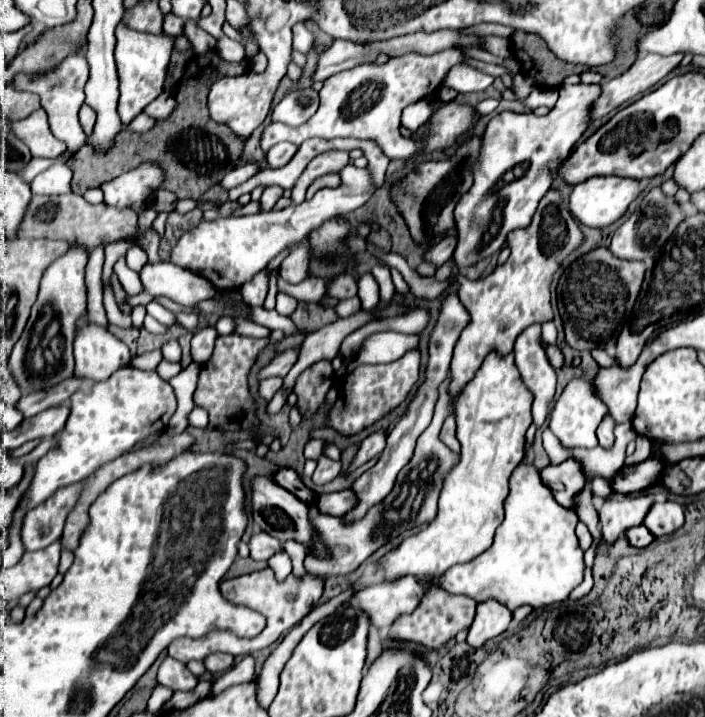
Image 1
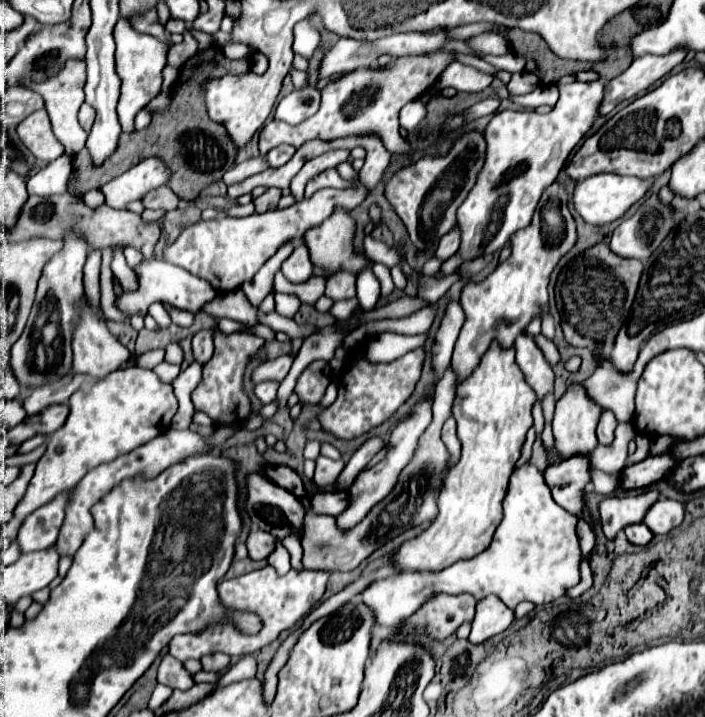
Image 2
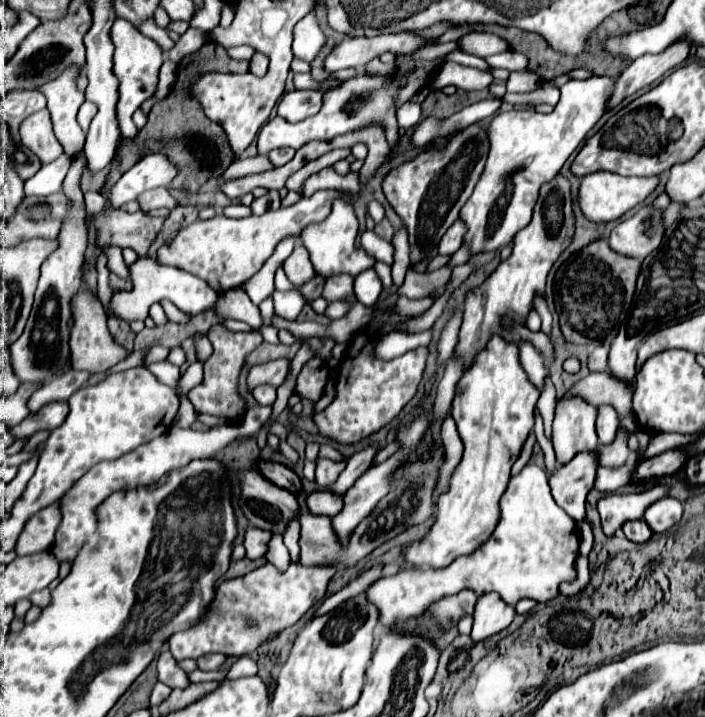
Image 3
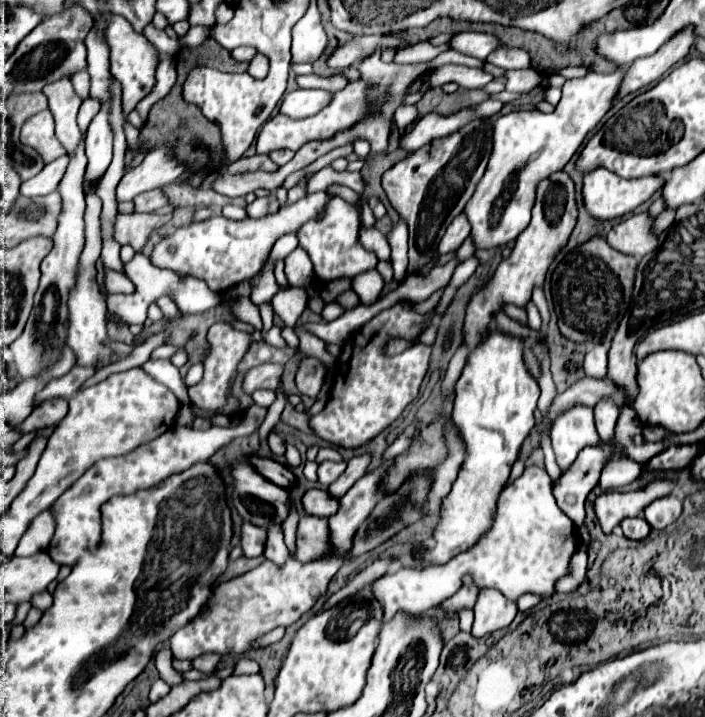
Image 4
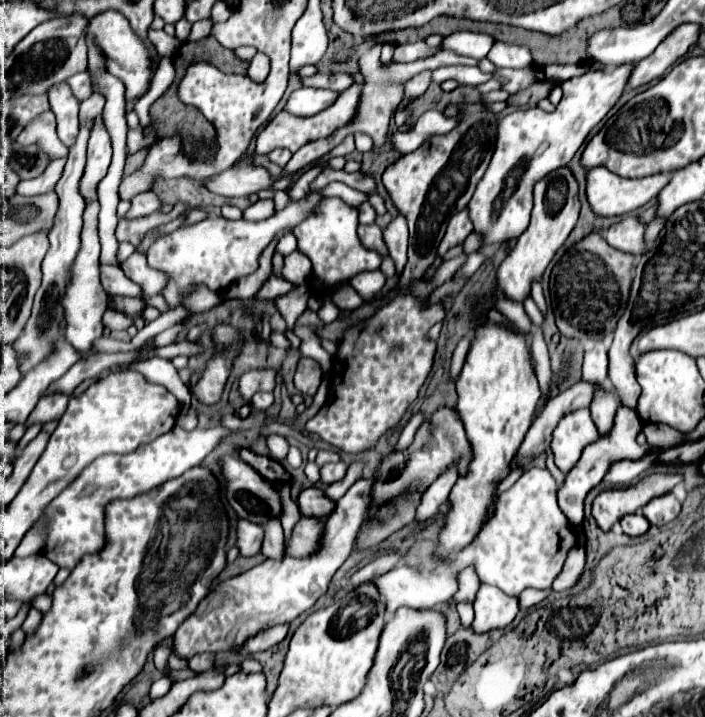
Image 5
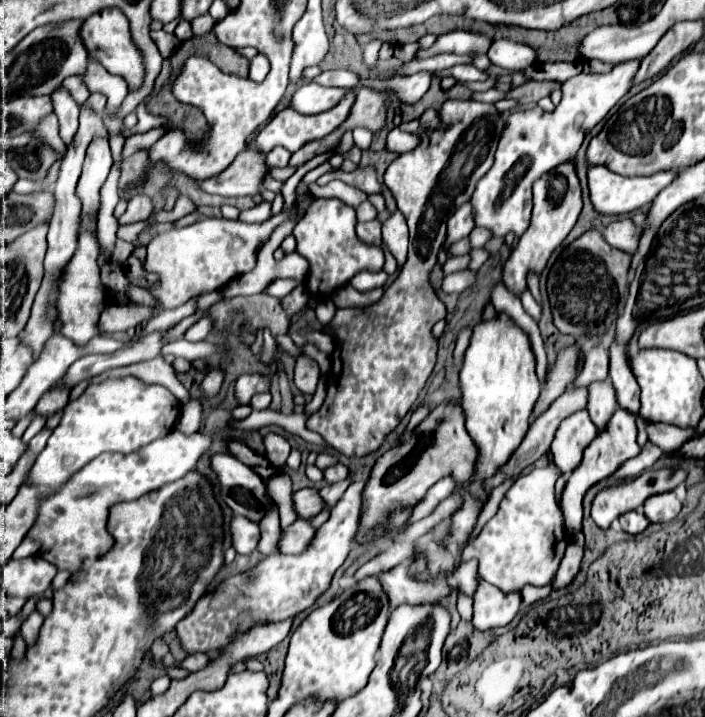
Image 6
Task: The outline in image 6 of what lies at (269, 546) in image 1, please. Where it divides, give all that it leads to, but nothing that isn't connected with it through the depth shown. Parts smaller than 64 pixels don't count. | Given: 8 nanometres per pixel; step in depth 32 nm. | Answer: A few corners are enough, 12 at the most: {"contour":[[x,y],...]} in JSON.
{"contour":[[232,516],[230,534],[238,554],[256,550],[256,522]]}

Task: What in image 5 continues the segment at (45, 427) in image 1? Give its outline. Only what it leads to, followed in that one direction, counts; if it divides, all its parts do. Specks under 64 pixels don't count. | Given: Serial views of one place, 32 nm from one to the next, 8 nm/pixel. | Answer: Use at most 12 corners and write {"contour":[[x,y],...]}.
{"contour":[[46,394],[32,410],[30,424],[60,418],[66,394]]}

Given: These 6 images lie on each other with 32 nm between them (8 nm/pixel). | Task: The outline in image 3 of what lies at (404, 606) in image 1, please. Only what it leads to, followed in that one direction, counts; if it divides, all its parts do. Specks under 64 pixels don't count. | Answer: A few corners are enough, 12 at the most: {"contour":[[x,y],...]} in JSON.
{"contour":[[528,464],[484,550],[400,568],[366,598],[380,624],[464,588],[548,602],[576,578],[576,522]]}

